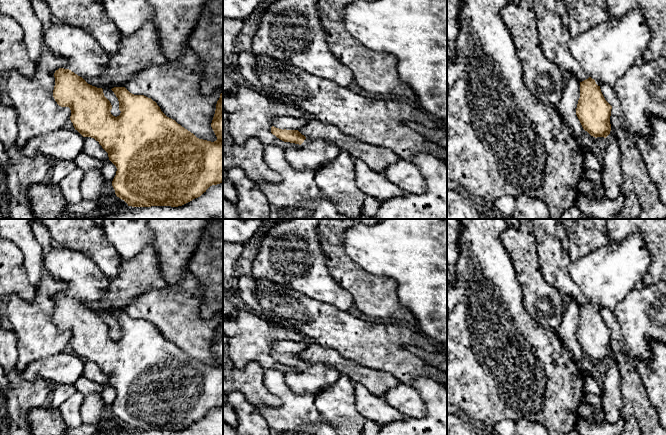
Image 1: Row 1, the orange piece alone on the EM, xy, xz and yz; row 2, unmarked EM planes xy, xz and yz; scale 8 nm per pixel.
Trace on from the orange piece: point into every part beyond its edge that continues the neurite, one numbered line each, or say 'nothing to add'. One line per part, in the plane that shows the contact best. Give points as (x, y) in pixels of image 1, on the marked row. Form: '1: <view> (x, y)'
1: xy (85, 57)

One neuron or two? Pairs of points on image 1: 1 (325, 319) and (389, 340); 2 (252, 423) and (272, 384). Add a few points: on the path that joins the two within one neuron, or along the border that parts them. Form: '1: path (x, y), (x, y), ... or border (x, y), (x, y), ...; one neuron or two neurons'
1: path (341, 331), (356, 340), (373, 340); one neuron
2: border (256, 408), (268, 424); two neurons

